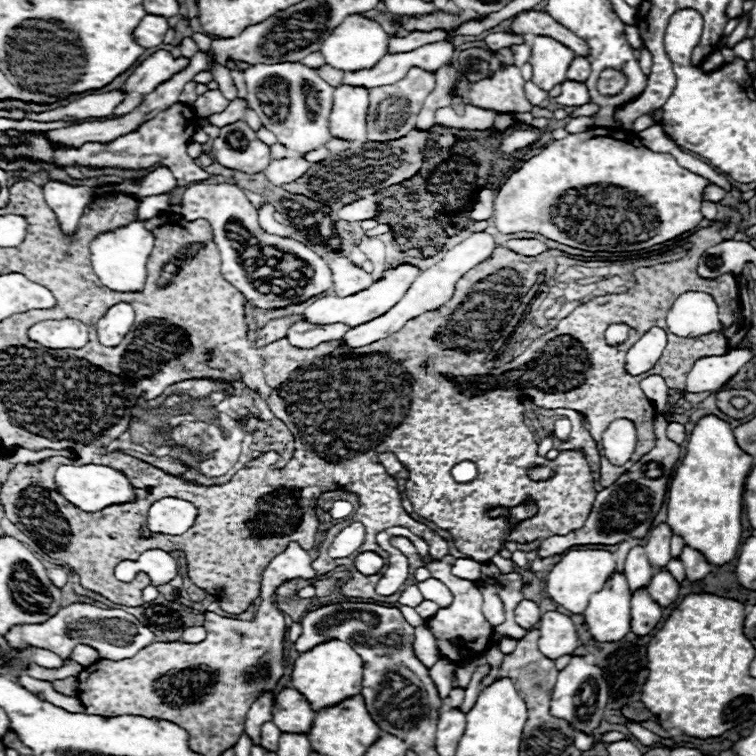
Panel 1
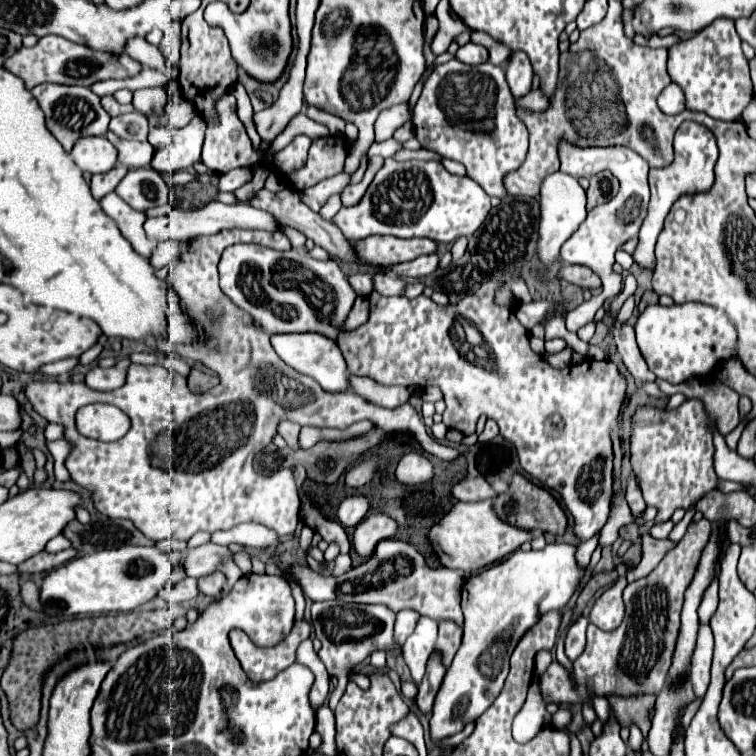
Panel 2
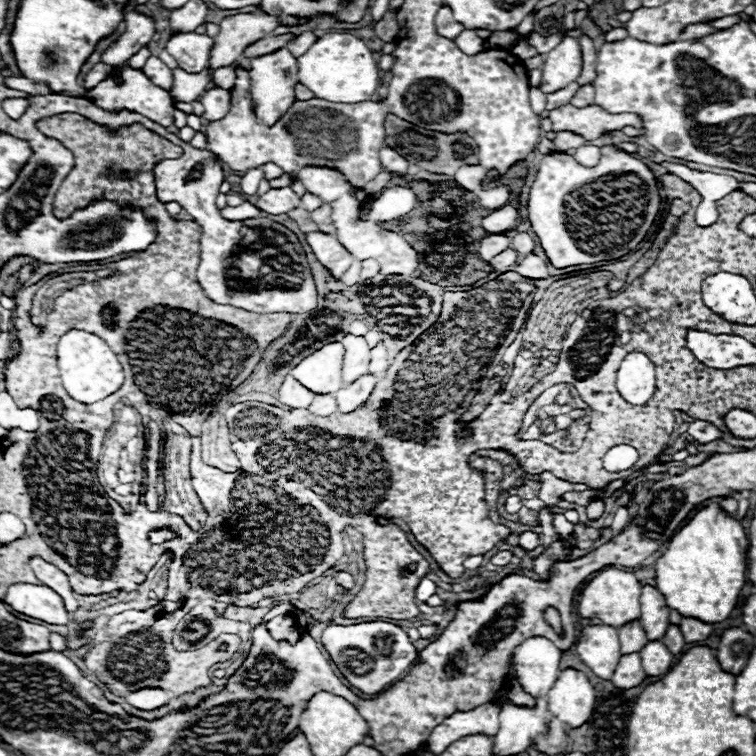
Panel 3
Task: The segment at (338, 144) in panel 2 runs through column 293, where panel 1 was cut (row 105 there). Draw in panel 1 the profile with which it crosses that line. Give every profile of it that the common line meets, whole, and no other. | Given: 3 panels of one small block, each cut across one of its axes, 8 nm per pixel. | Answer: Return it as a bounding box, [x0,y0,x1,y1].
[12,102,211,188]

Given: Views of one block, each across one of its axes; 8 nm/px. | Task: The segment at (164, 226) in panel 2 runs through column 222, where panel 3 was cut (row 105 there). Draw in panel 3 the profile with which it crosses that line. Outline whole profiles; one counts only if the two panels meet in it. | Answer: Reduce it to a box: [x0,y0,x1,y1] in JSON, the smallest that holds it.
[202,88,230,122]

